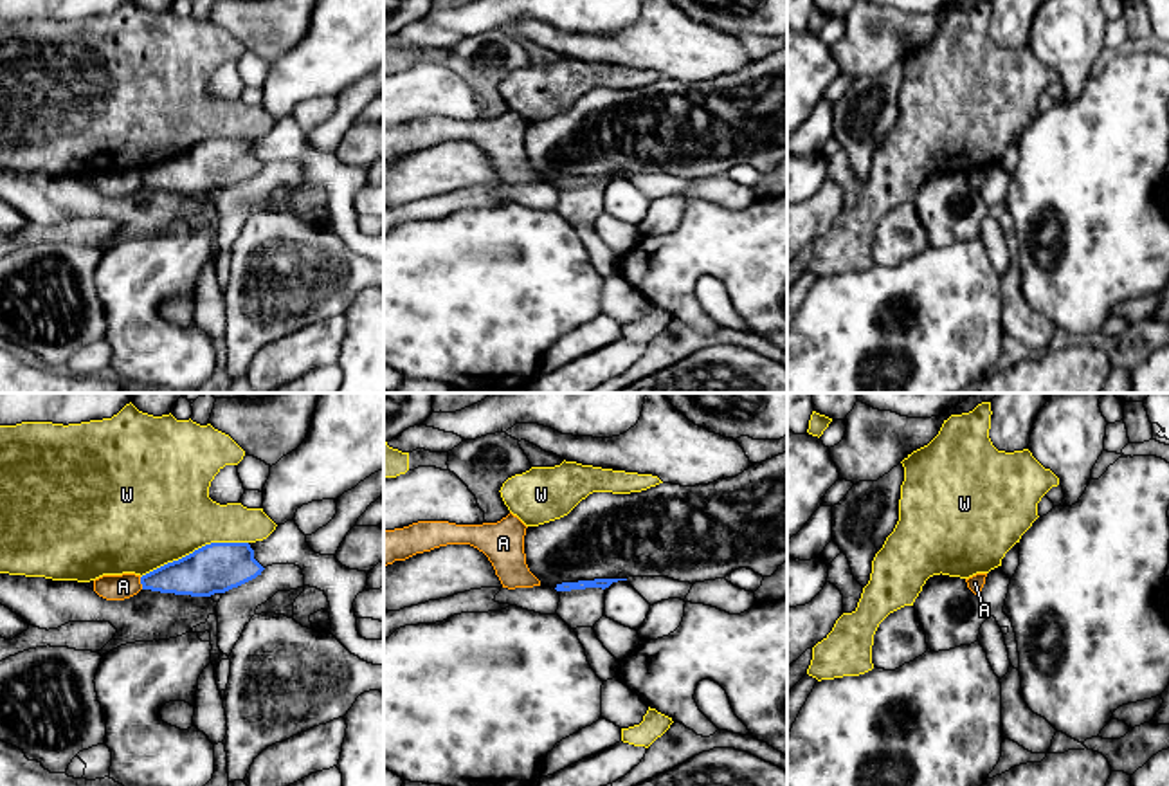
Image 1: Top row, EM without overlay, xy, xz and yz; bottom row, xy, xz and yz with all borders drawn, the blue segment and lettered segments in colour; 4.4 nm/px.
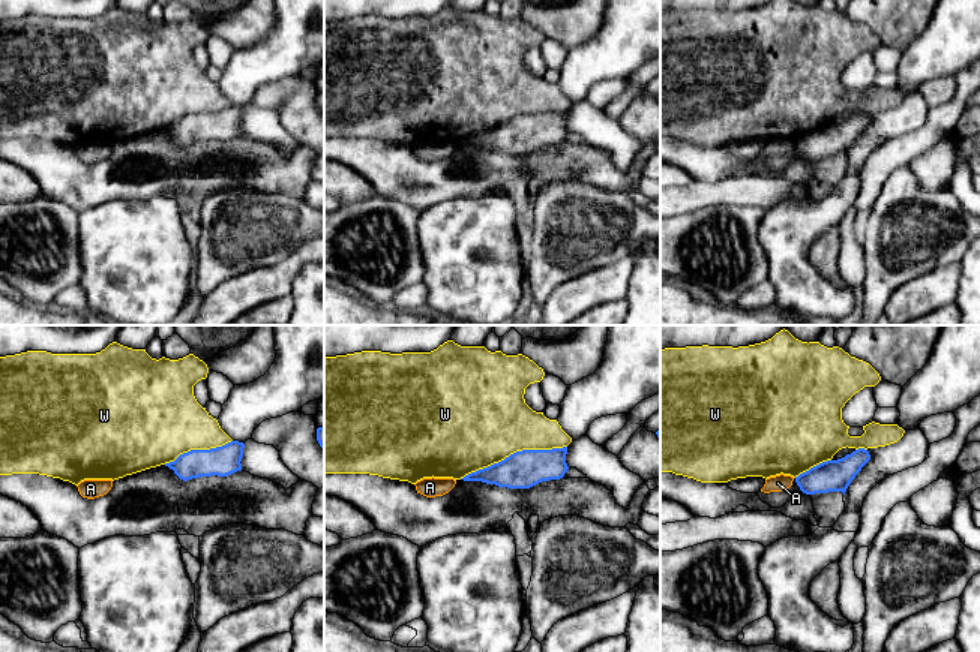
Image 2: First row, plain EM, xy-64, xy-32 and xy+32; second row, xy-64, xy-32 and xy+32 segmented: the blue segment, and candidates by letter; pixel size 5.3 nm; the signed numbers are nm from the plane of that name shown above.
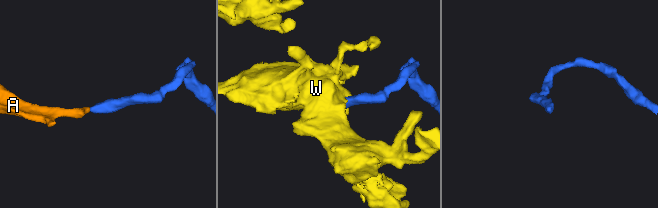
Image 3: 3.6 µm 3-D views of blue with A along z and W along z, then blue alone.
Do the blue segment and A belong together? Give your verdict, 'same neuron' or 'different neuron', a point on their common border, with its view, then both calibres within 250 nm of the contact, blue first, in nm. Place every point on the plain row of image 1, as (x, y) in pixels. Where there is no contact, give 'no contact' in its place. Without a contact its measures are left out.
different neuron; contact xy (141, 179); calibres 190 and 110 nm

